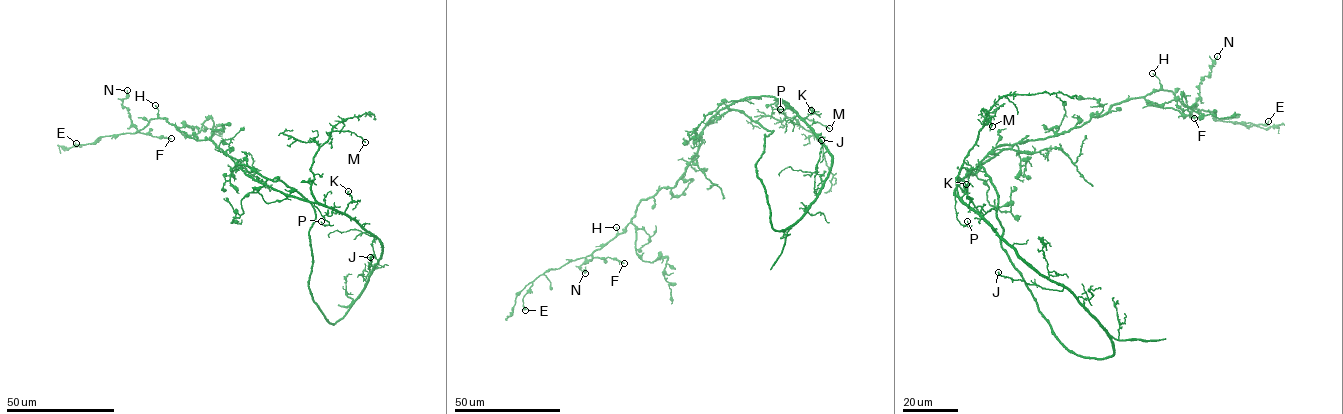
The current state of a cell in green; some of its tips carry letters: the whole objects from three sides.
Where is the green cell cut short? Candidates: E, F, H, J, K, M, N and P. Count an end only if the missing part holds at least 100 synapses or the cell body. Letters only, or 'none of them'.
none of them

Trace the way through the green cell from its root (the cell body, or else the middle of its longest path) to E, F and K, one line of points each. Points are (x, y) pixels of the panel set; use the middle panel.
E: (712, 121), (673, 187), (642, 200), (626, 228), (600, 249), (540, 274), (523, 298), (525, 310)
F: (712, 121), (677, 183), (642, 200), (626, 228), (592, 254), (624, 263)
K: (712, 121), (730, 111), (730, 105), (754, 96), (776, 97), (803, 119), (813, 112), (811, 107), (811, 110)

